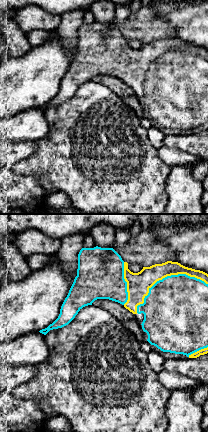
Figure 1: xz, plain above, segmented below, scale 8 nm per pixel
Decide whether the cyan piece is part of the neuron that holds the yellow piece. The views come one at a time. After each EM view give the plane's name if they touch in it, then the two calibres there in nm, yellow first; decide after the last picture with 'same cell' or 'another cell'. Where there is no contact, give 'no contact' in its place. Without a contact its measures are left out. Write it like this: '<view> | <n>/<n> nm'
xz | 190/480 nm

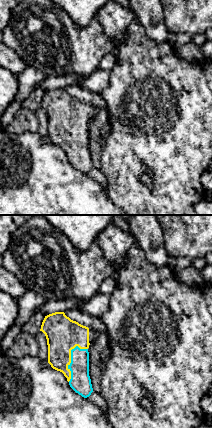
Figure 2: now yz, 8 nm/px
yz | 280/170 nm

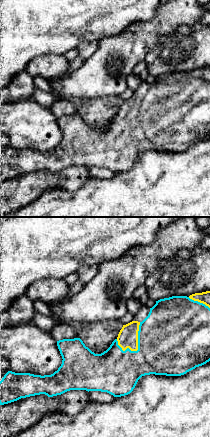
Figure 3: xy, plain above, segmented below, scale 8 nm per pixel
xy | 160/500 nm

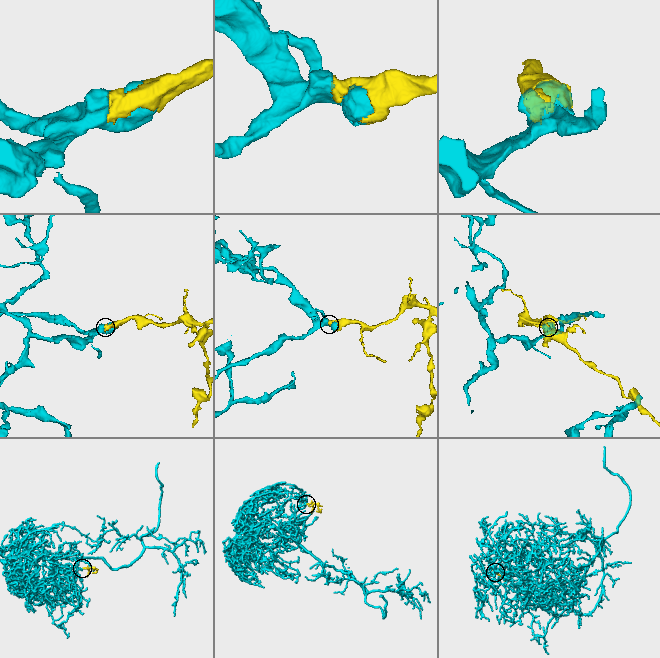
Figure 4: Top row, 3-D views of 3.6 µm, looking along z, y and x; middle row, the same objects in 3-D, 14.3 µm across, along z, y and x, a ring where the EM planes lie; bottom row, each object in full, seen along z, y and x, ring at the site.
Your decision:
same cell

